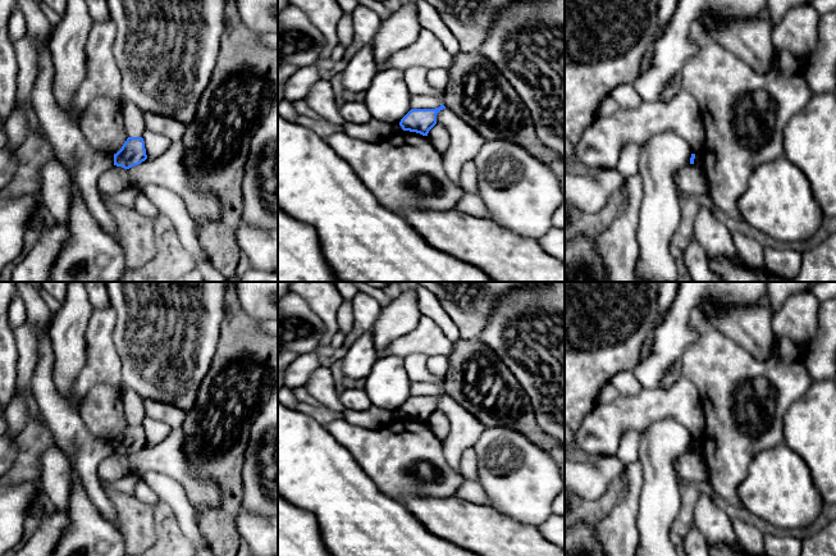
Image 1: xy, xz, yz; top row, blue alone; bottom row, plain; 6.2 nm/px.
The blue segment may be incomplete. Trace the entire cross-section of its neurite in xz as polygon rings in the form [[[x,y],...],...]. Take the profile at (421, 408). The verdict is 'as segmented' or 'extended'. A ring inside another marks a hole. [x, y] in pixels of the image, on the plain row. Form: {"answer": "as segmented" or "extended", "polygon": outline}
{"answer": "as segmented", "polygon": [[[442,391],[435,396],[411,396],[399,409],[403,418],[416,419],[428,423],[429,418],[437,411],[437,401],[446,396]]]}

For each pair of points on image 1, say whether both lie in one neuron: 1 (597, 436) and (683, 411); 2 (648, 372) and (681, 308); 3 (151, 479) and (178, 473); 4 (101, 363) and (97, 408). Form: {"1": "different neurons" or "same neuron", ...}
{"1": "same neuron", "2": "same neuron", "3": "different neurons", "4": "different neurons"}

